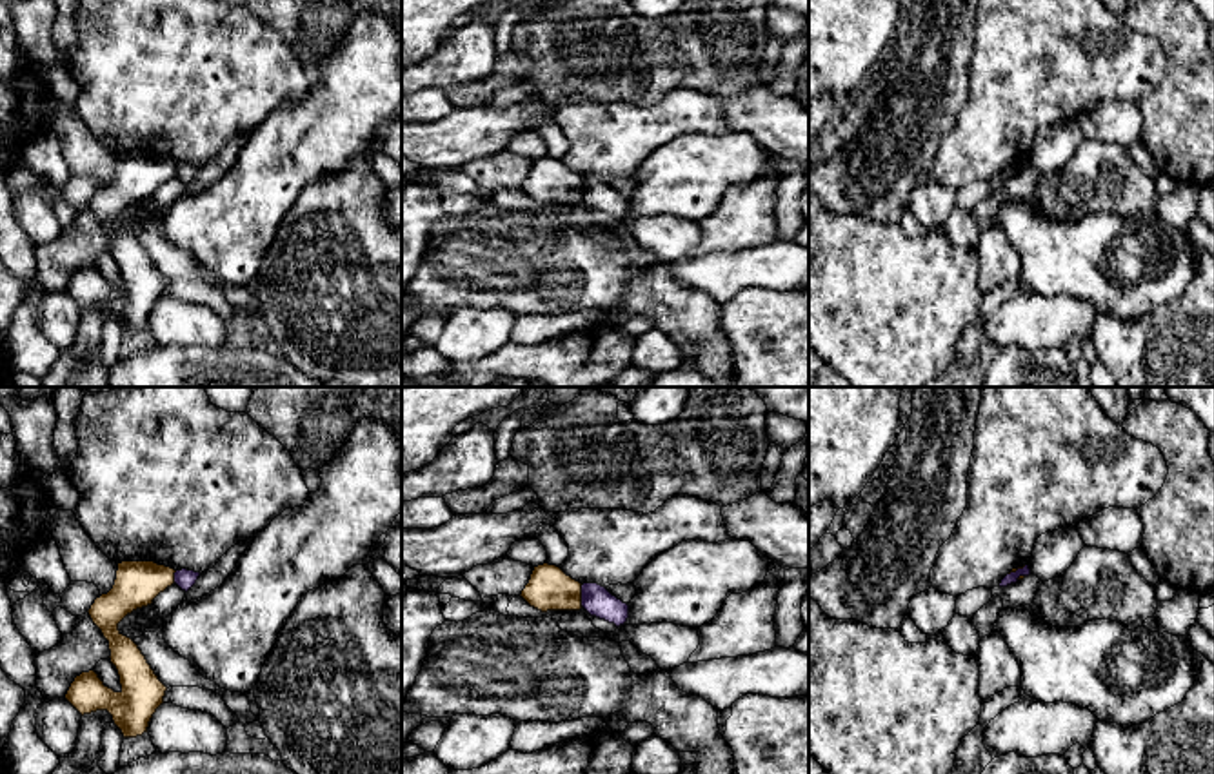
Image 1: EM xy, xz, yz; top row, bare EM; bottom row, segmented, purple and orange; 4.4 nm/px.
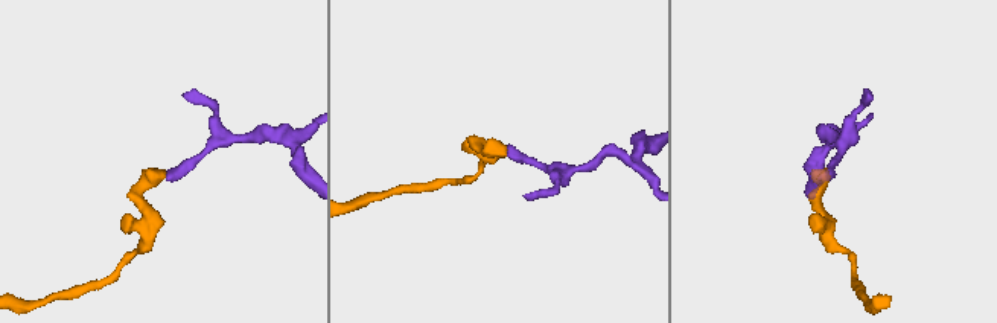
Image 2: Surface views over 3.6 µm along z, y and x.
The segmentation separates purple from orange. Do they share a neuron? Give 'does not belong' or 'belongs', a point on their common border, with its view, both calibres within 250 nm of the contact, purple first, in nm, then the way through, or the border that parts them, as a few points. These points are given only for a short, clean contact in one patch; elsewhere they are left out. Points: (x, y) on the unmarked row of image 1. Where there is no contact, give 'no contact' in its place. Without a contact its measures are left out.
does not belong; contact xz (582, 189); calibres 140 and 190 nm; border xz (580, 178), (582, 198)

